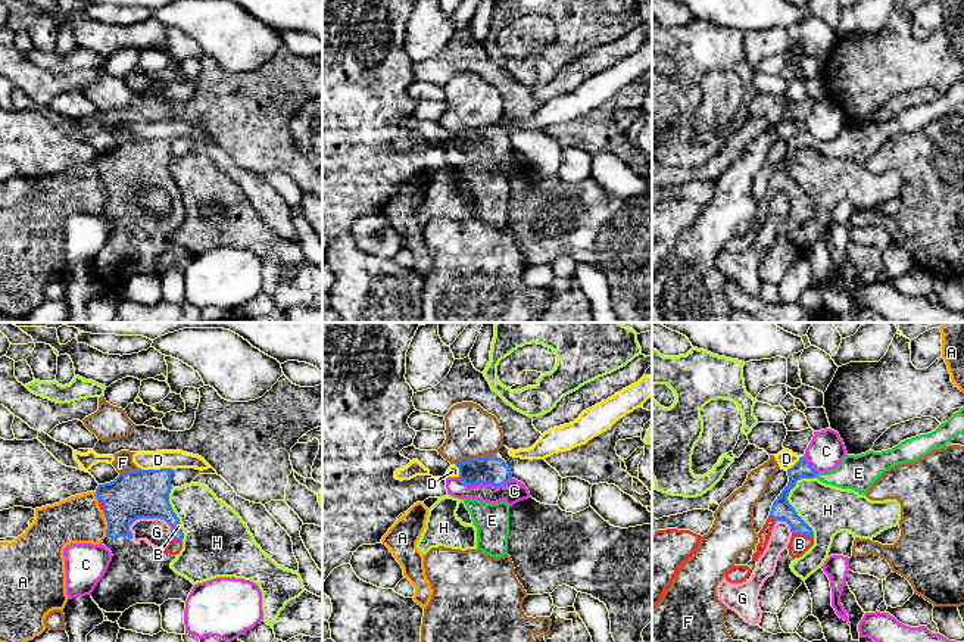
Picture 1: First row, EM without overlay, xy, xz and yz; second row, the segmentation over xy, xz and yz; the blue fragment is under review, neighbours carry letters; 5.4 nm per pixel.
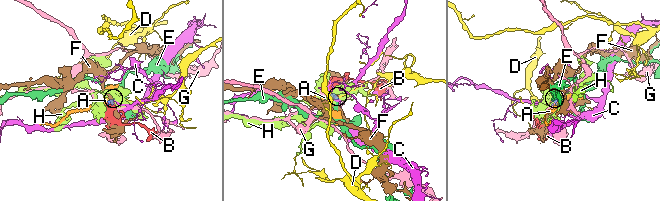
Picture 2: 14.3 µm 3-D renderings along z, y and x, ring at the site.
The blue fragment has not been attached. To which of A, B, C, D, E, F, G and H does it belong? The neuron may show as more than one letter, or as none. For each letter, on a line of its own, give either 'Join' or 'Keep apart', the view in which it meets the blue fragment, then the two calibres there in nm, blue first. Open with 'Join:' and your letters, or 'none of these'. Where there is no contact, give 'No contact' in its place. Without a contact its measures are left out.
Join: B, E
A: Keep apart. Touches blue in xy. Thickness 260 nm (blue) against 260 nm
B: Join. Touches blue in yz. Thickness 110 nm (blue) against 110 nm
C: Keep apart. Touches blue in xz. Thickness 160 nm (blue) against 120 nm
D: Keep apart. Touches blue in xy. Thickness 280 nm (blue) against 100 nm
E: Join. Touches blue in yz. Thickness 100 nm (blue) against 190 nm
F: Keep apart. Touches blue in xz. Thickness 160 nm (blue) against 280 nm
G: Keep apart. Touches blue in xy. Thickness 280 nm (blue) against 160 nm
H: Keep apart. Touches blue in yz. Thickness 110 nm (blue) against 280 nm

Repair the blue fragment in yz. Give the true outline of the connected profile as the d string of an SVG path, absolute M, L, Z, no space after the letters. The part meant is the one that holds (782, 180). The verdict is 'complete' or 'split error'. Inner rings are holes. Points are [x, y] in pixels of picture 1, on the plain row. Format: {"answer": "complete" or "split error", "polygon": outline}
{"answer": "split error", "polygon": "M964 77L932 103L907 109L887 121L868 121L857 127L846 125L832 141L817 143L811 134L801 127L799 131L787 140L789 153L773 172L770 186L758 203L759 214L752 225L752 231L758 231L767 218L771 200L777 191L786 191L790 196L790 212L780 224L774 244L764 252L759 261L758 271L761 281L779 284L804 252L792 241L790 234L814 215L814 202L787 171L798 150L817 147L826 155L852 159L860 165L867 165L871 155L886 140L898 134L914 133L935 119L942 119L952 107L963 103Z"}

